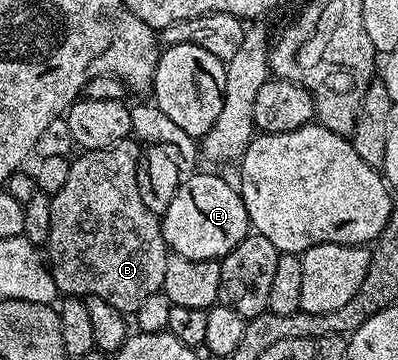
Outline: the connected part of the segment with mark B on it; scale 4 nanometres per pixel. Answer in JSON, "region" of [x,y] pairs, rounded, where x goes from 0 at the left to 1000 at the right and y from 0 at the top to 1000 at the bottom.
{"region":[[[319,386],[281,408],[219,414],[178,444],[161,519],[151,519],[151,531],[126,553],[131,625],[113,678],[113,689],[126,692],[121,739],[148,817],[209,831],[224,822],[271,831],[281,853],[332,875],[372,819],[405,806],[422,694],[417,667],[407,661],[399,606],[372,586],[372,575],[362,575],[362,553],[352,553],[349,433],[349,394]]]}

